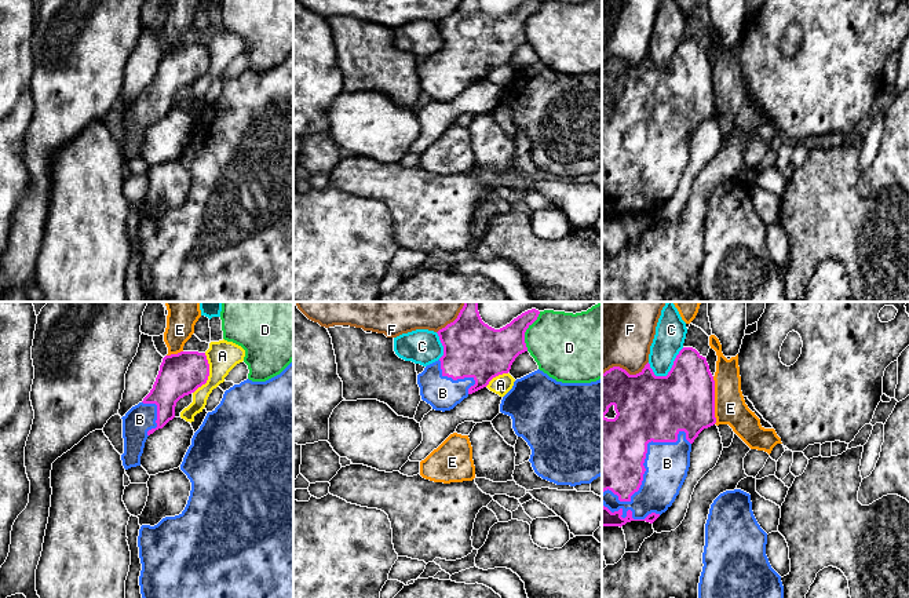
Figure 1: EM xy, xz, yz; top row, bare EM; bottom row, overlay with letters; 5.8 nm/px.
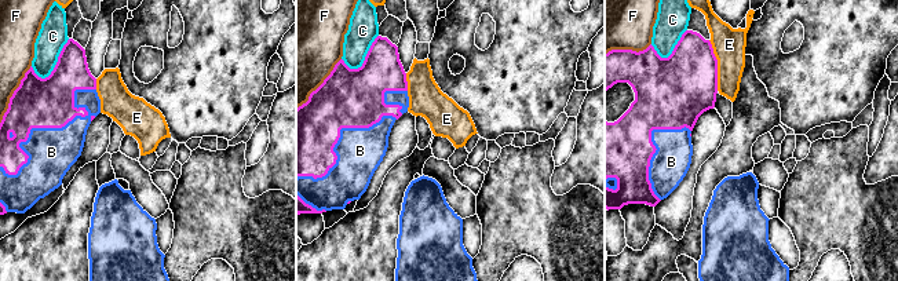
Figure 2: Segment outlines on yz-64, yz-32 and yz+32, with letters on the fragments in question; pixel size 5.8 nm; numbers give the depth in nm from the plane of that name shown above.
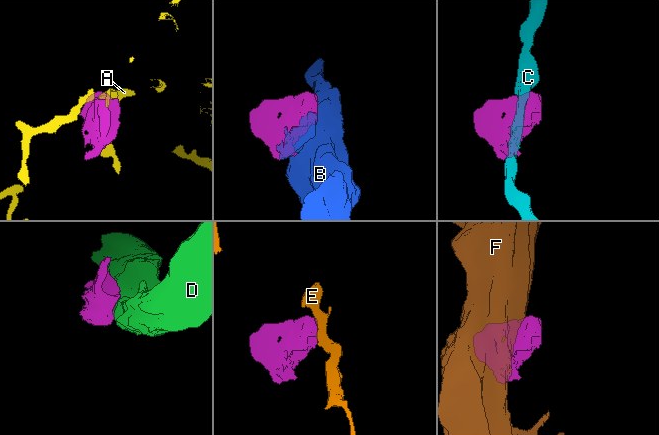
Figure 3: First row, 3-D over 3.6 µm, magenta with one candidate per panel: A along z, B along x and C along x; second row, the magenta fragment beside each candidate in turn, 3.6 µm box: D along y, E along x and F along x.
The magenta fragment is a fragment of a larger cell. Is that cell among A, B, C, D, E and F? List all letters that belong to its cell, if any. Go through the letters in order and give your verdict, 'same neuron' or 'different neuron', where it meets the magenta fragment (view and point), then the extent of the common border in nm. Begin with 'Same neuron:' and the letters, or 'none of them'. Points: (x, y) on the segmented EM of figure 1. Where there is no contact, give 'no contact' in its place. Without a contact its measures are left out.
Same neuron: B
A: different neuron; meets magenta in xy at (208, 374); contact 260 nm long
B: same neuron; meets magenta in yz at (642, 465); contact 600 nm long
C: different neuron; meets magenta in yz at (671, 368); contact 240 nm long
D: different neuron; meets magenta in xz at (525, 331); contact 240 nm long
E: different neuron; meets magenta in yz at (714, 400); contact 280 nm long
F: different neuron; meets magenta in yz at (625, 371); contact 280 nm long

